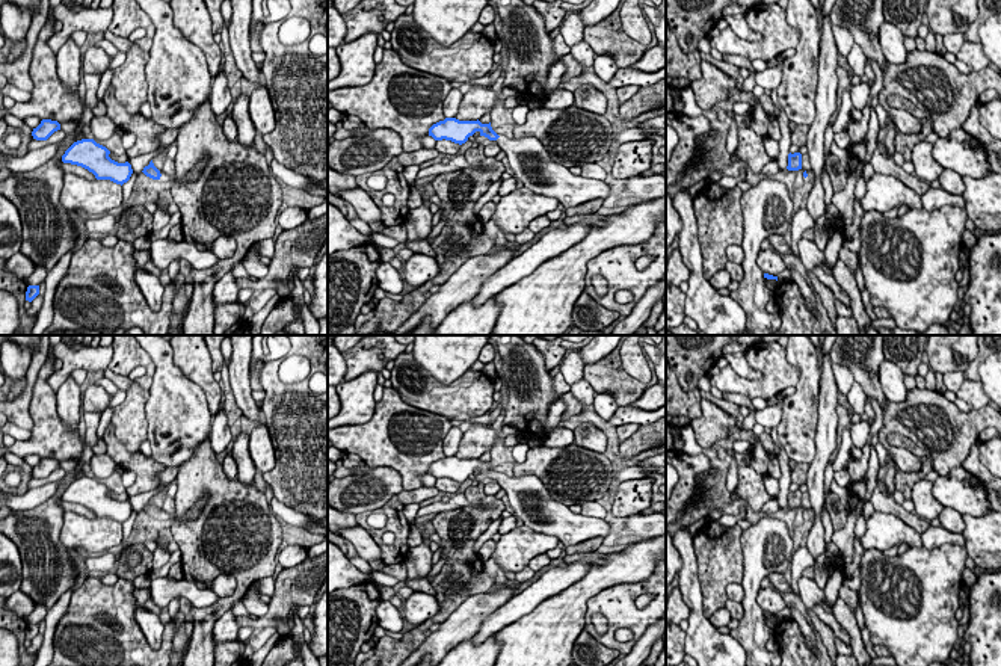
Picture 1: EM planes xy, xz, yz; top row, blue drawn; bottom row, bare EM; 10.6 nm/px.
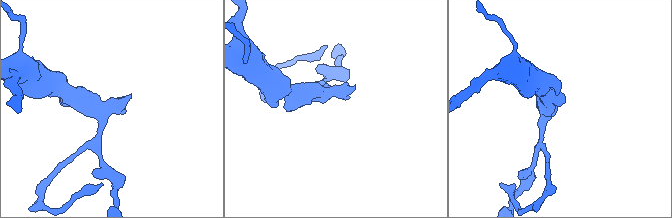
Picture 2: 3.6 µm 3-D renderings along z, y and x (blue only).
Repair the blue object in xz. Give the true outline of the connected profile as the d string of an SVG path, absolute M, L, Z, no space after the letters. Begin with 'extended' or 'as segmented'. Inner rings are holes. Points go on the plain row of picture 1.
extended; M445 456L429 467L429 474L435 479L445 477L462 483L476 470L497 480L509 498L513 515L524 526L537 533L557 536L565 547L577 545L596 536L605 538L611 532L611 526L605 520L574 513L568 506L554 500L539 477L498 474L491 461L482 462L479 458L459 459Z

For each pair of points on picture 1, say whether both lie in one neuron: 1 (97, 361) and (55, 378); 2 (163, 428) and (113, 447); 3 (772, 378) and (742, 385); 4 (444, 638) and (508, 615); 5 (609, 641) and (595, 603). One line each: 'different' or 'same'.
1: same
2: different
3: same
4: different
5: same

